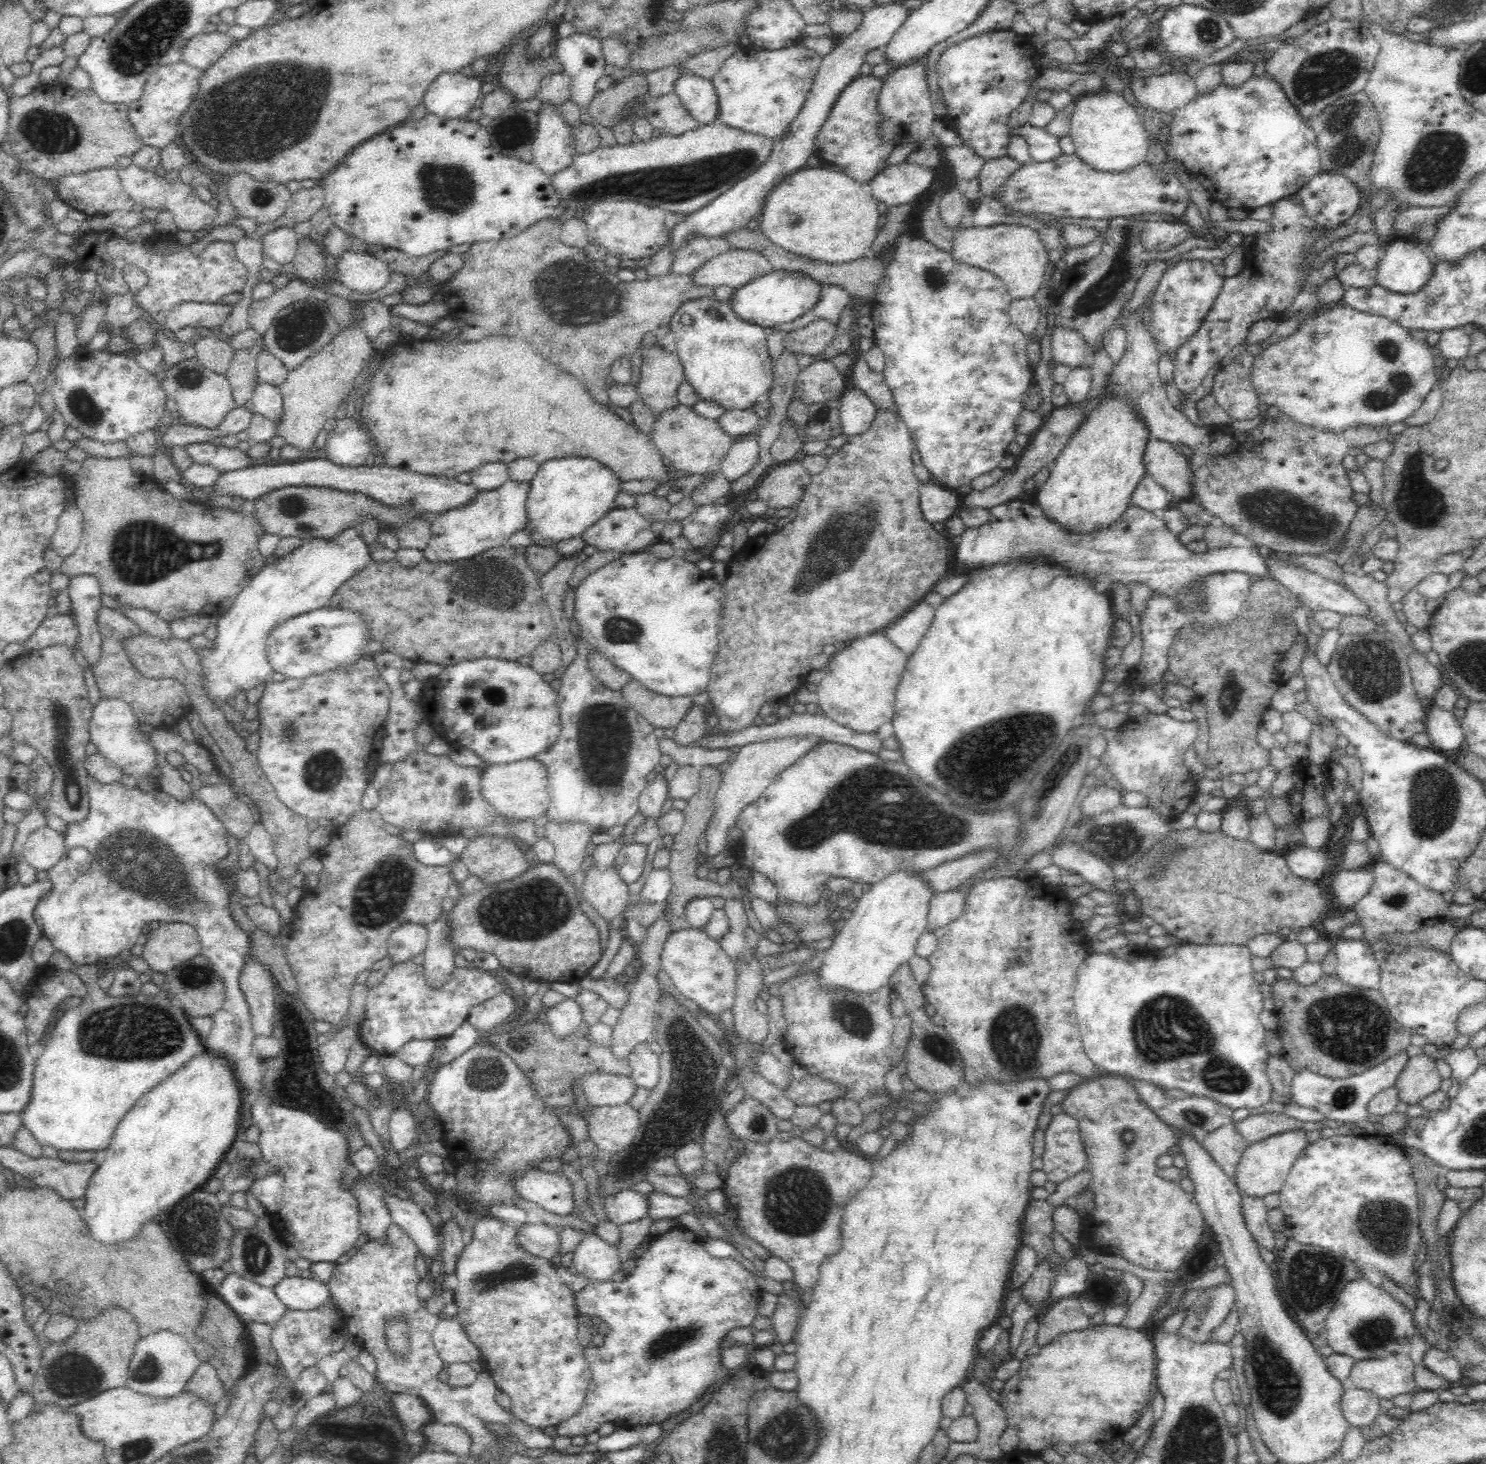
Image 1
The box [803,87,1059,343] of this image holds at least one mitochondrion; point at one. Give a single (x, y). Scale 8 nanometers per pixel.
(933, 277)

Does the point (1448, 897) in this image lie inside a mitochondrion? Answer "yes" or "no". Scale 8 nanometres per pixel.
no

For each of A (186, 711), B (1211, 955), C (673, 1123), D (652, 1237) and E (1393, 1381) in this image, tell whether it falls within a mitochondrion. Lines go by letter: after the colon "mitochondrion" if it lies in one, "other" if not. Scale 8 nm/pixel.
A: other
B: other
C: mitochondrion
D: other
E: other

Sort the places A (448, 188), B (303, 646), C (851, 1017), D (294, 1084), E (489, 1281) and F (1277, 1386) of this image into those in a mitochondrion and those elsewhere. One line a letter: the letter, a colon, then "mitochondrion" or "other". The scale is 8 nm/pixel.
A: mitochondrion
B: mitochondrion
C: mitochondrion
D: mitochondrion
E: mitochondrion
F: mitochondrion

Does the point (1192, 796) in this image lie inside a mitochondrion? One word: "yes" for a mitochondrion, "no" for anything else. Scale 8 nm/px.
no

